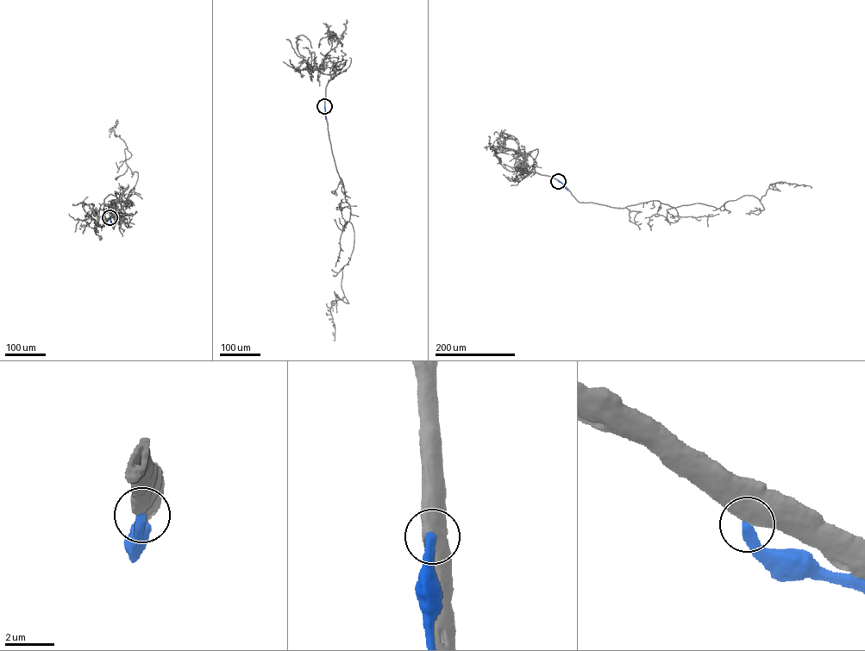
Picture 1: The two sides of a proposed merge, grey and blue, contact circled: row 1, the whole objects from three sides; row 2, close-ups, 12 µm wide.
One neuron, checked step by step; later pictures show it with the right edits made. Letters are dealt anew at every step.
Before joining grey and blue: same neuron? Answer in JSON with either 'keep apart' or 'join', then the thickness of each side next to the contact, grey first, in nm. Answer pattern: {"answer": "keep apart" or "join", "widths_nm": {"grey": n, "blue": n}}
{"answer": "keep apart", "widths_nm": {"grey": 850, "blue": 380}}

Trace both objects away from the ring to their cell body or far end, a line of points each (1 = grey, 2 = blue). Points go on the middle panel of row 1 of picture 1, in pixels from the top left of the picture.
1: (324, 106), (326, 86), (335, 74), (324, 74), (310, 68), (313, 71), (315, 68)
2: (324, 106), (325, 119)

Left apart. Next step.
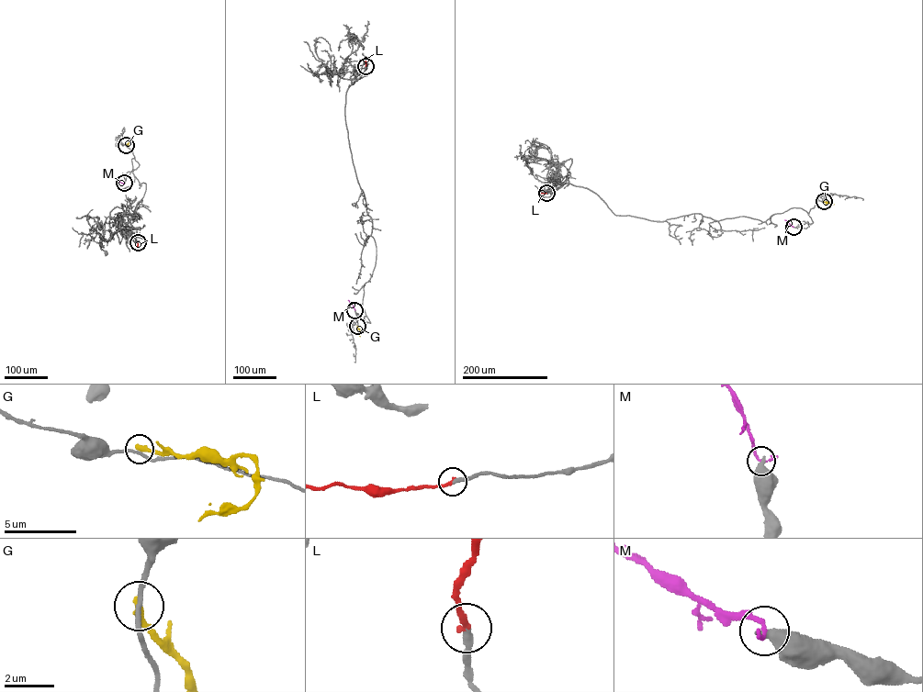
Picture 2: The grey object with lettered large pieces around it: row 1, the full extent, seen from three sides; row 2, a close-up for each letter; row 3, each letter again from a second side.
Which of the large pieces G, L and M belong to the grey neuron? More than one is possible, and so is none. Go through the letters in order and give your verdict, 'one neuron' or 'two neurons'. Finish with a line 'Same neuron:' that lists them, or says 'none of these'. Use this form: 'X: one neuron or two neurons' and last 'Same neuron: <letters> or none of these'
G: two neurons
L: one neuron
M: two neurons
Same neuron: L

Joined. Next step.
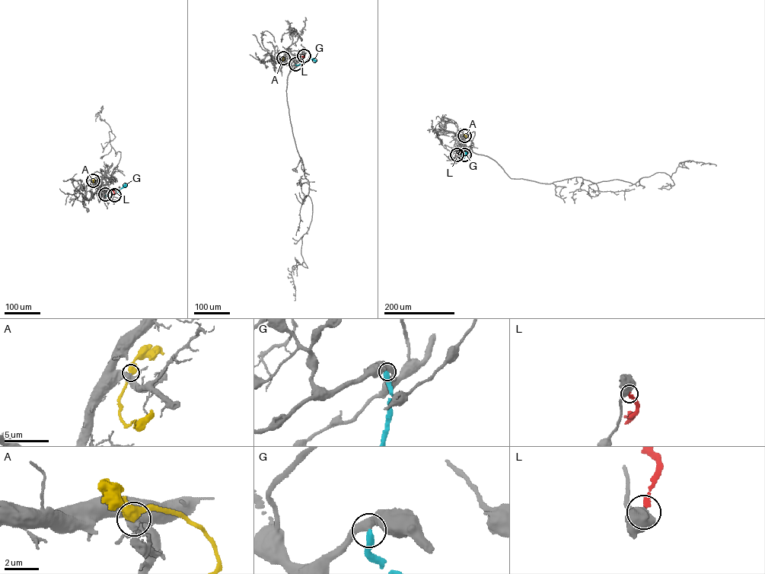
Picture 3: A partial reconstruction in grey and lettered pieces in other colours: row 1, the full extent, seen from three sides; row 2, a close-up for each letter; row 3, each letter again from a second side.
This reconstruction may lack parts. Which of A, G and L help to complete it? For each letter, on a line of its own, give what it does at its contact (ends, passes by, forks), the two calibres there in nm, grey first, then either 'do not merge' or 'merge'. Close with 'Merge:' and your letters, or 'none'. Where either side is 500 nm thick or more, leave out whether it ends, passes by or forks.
A: it passes by | 360/480 nm | do not merge
G: it ends | 440/420 nm | do not merge
L: 500/200 nm | do not merge
Merge: none

